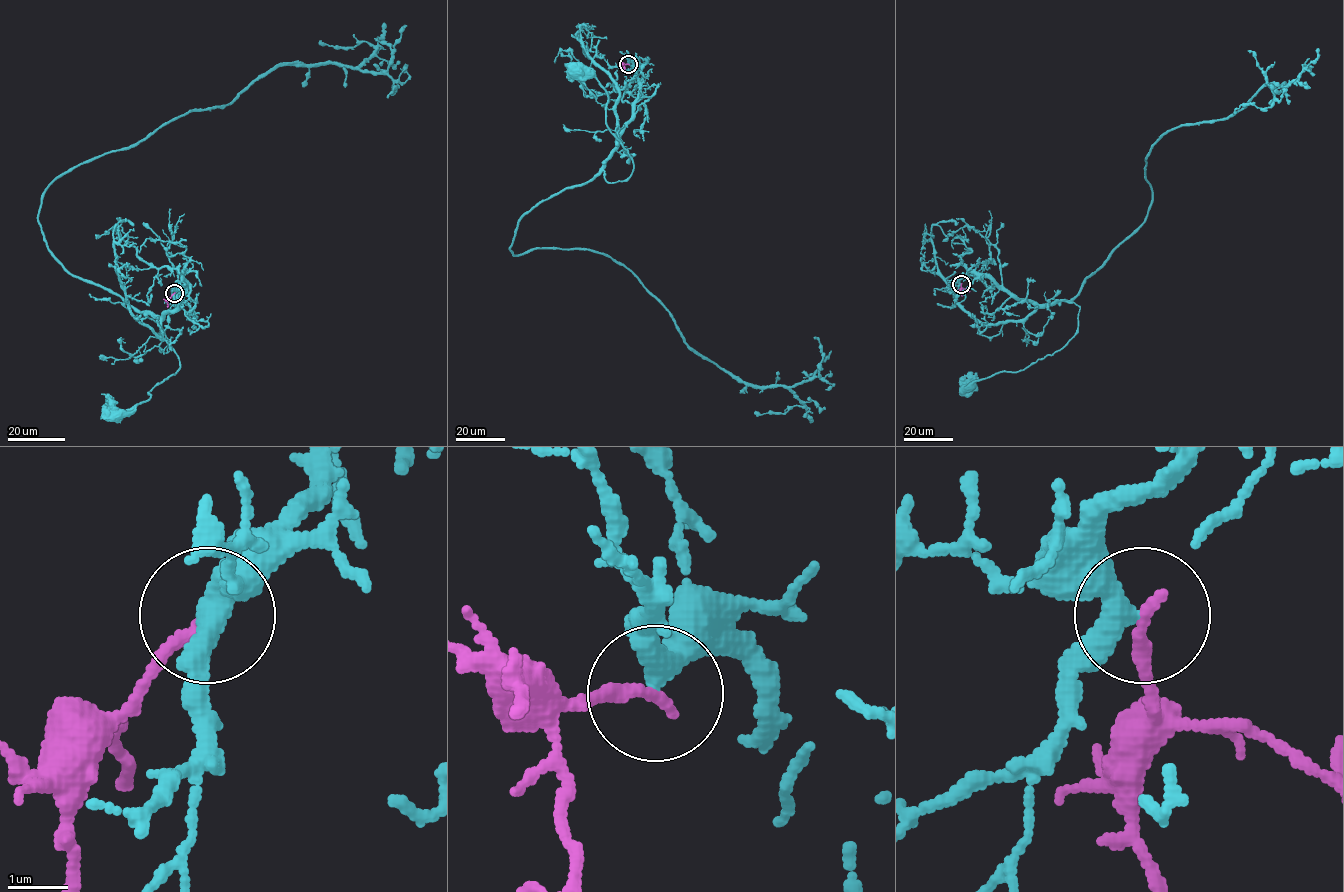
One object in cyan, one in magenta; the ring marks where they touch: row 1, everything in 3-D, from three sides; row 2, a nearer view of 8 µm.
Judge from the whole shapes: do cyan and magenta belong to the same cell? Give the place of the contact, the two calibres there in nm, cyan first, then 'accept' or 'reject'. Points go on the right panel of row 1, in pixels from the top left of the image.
(961, 284) | 360/220 nm | reject

